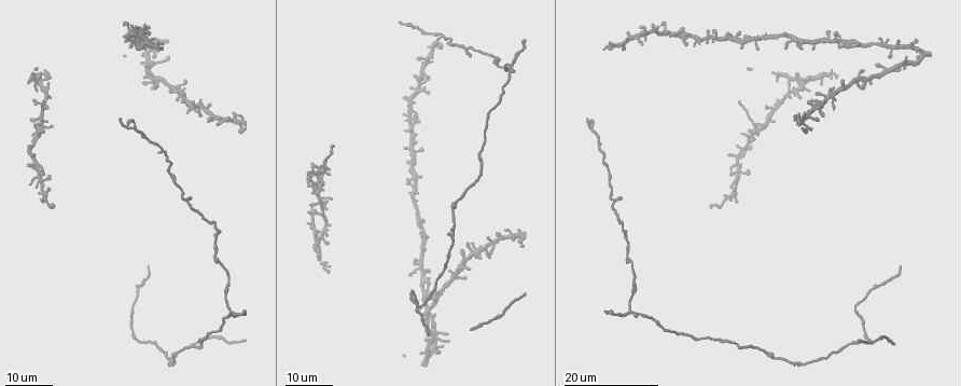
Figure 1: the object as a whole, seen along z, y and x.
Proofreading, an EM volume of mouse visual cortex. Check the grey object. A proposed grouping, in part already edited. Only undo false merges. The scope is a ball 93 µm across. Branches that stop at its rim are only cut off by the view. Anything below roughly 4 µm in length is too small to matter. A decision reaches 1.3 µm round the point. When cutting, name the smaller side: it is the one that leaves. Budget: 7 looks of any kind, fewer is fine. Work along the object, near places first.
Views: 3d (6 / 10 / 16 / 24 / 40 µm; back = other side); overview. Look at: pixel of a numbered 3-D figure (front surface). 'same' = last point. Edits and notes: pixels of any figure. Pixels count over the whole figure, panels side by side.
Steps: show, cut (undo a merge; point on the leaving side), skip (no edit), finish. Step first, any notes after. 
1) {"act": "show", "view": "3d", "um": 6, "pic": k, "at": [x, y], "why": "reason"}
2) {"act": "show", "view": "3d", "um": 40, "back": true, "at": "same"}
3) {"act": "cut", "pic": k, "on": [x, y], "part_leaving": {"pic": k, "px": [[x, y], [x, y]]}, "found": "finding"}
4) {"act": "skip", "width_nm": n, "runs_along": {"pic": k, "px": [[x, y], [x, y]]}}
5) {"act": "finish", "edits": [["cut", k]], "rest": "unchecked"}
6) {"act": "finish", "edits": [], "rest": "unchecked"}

{"act": "show", "view": "3d", "um": 24, "pic": 1, "at": [622, 232], "why": "sudden change in width"}

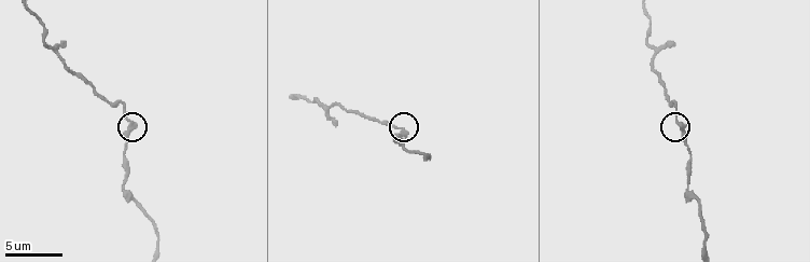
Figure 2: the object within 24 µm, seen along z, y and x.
{"act": "show", "view": "3d", "um": 10, "pic": 2, "at": [401, 128], "why": "closer look"}

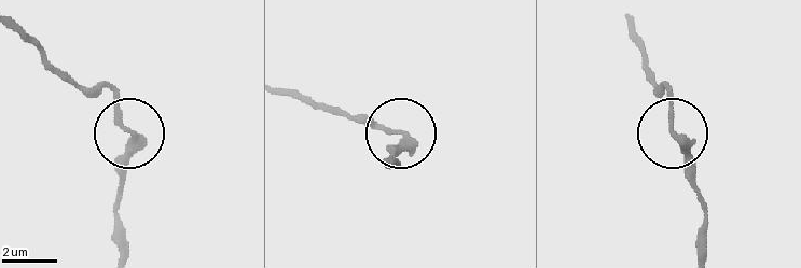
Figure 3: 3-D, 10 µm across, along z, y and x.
{"act": "skip", "found": "all the same neuron"}

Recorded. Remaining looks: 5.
{"act": "show", "view": "3d", "um": 24, "pic": 1, "at": [231, 314], "why": "four arms meet"}

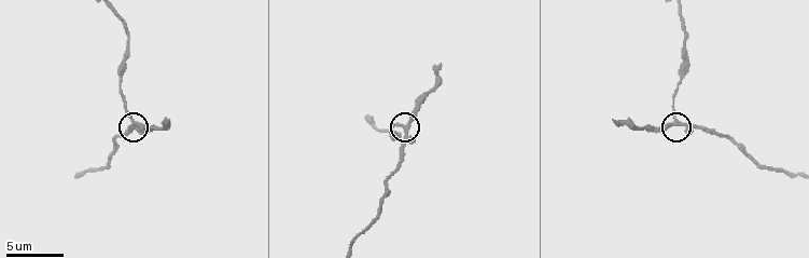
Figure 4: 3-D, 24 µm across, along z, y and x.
{"act": "show", "view": "3d", "um": 6, "pic": 4, "at": [408, 130]}

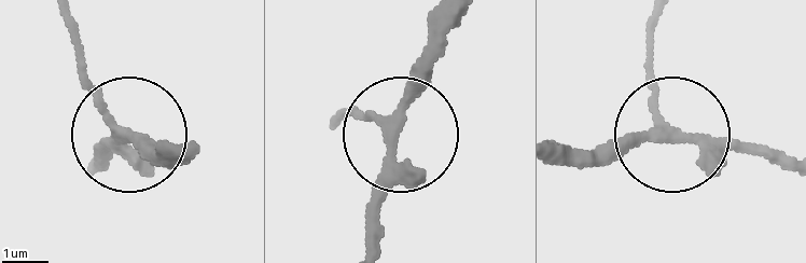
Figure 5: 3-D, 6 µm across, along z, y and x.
{"act": "skip", "runs_along": {"pic": 5, "px": [[72, 27], [92, 97], [135, 139], [192, 154]]}, "found": "continuous, no second neuron"}

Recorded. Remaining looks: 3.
{"act": "show", "view": "3d", "um": 16, "pic": 1, "at": [736, 194], "why": "thick turns thin"}

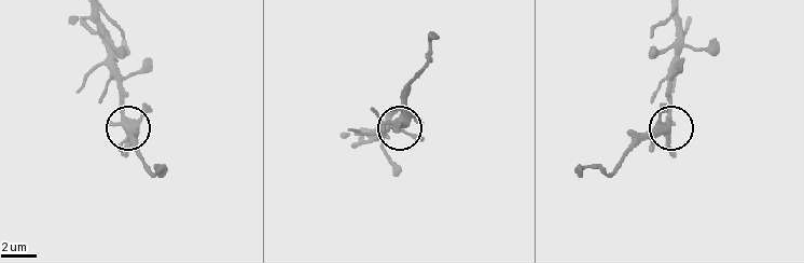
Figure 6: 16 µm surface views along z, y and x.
{"act": "show", "view": "3d", "um": 6, "pic": 6, "at": [125, 118]}

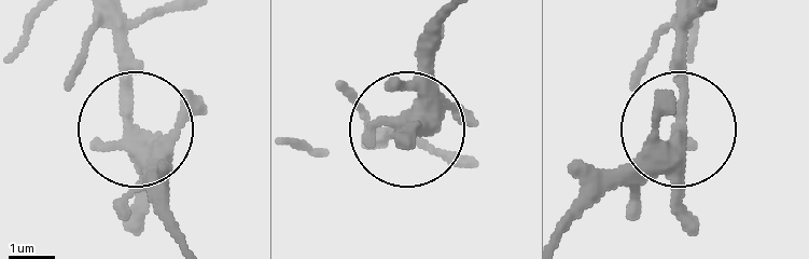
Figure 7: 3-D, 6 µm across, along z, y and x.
{"act": "skip", "found": "one neuron here"}

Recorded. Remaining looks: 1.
{"act": "finish", "edits": [], "rest": "unchecked"}

